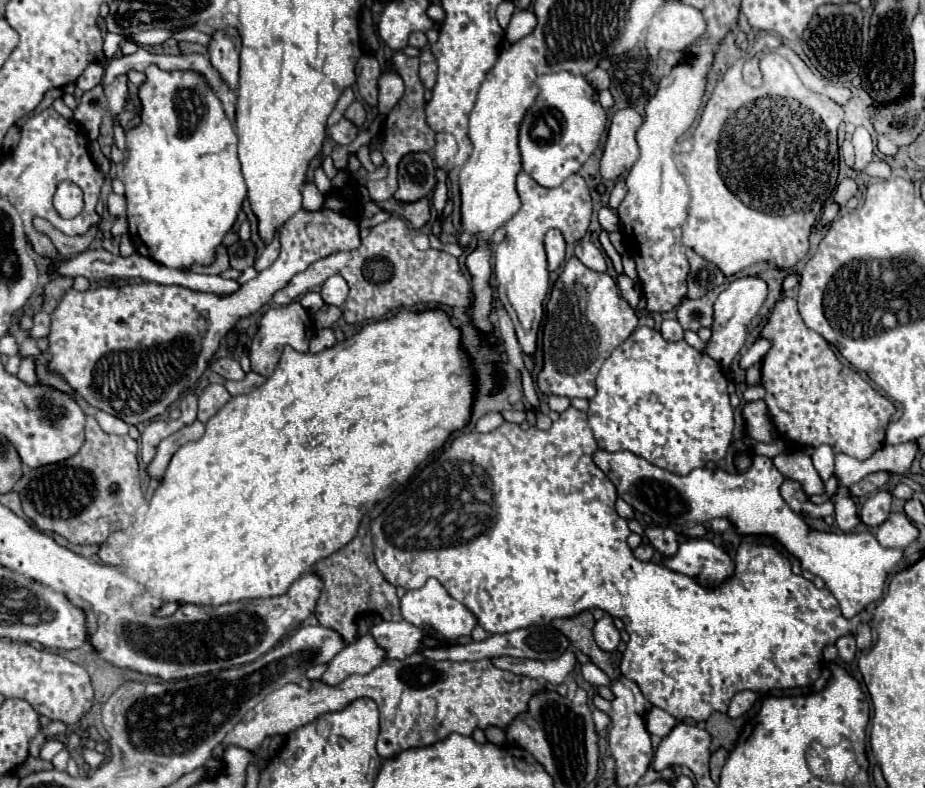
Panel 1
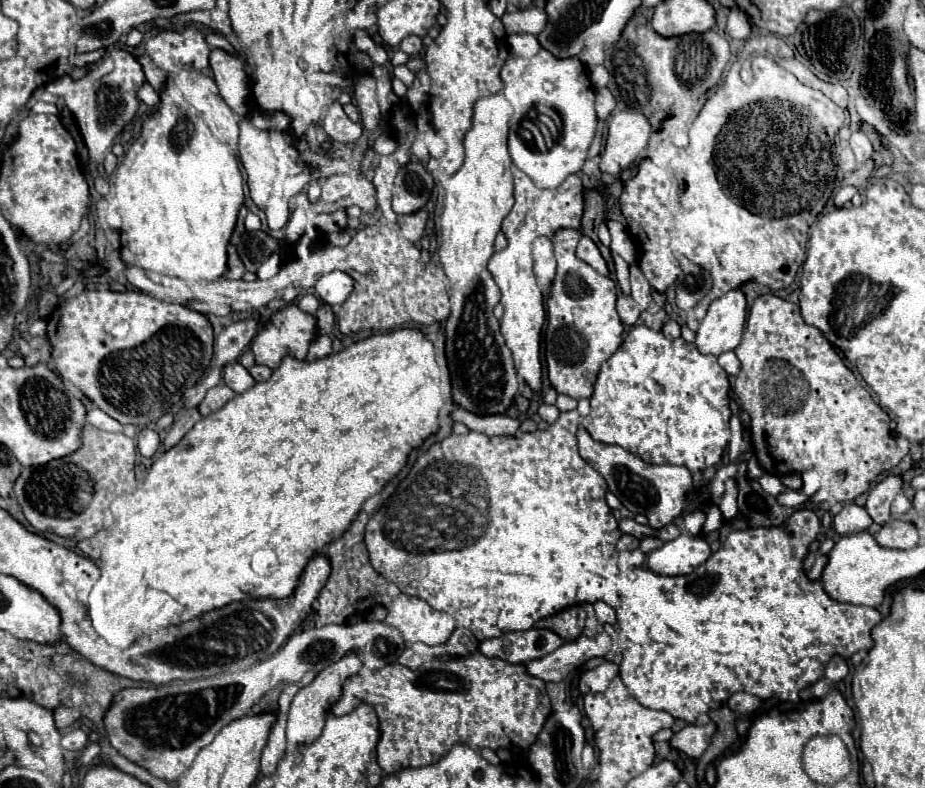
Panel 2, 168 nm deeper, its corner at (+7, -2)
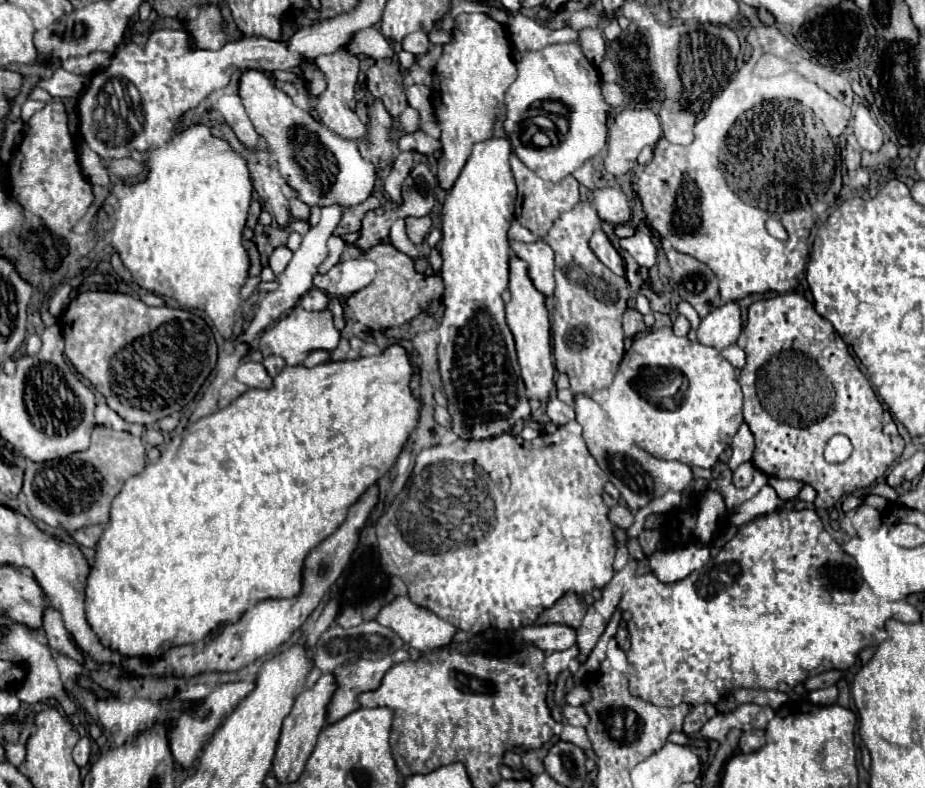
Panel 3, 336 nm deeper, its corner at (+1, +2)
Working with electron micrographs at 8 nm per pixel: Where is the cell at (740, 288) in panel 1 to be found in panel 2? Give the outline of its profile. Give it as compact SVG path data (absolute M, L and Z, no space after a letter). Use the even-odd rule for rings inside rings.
M731 290L713 300L705 318L699 324L695 346L701 354L719 356L721 352L735 350L741 342L747 320L747 298L741 290Z

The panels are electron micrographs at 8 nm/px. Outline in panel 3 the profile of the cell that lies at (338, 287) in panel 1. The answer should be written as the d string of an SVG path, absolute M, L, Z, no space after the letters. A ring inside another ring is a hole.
M345 260L335 264L327 274L313 278L315 288L337 298L347 298L365 288L375 278L375 264L371 260Z

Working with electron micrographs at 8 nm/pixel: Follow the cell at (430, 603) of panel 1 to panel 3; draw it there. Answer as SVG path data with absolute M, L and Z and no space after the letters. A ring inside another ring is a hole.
M399 596L387 604L375 618L379 624L391 628L403 642L421 652L443 648L457 632L453 624L441 620L427 608L419 608L409 596Z

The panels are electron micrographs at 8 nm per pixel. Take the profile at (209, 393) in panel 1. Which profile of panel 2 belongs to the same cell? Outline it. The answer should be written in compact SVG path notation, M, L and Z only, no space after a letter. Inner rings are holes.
M217 384L215 388L211 388L207 394L205 394L205 398L201 400L201 404L199 404L199 412L203 414L203 416L207 416L207 414L211 414L213 410L217 410L217 408L221 408L227 400L231 400L235 396L235 392L231 392L231 388L227 388L225 384Z

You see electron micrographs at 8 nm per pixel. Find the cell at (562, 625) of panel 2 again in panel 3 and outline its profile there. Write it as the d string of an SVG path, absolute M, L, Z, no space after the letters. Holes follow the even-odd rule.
M565 594L559 602L555 602L555 606L551 606L549 610L545 610L537 624L549 624L549 622L555 622L555 624L567 624L569 628L579 628L581 626L581 620L587 612L587 604L583 602L583 596L579 594Z

